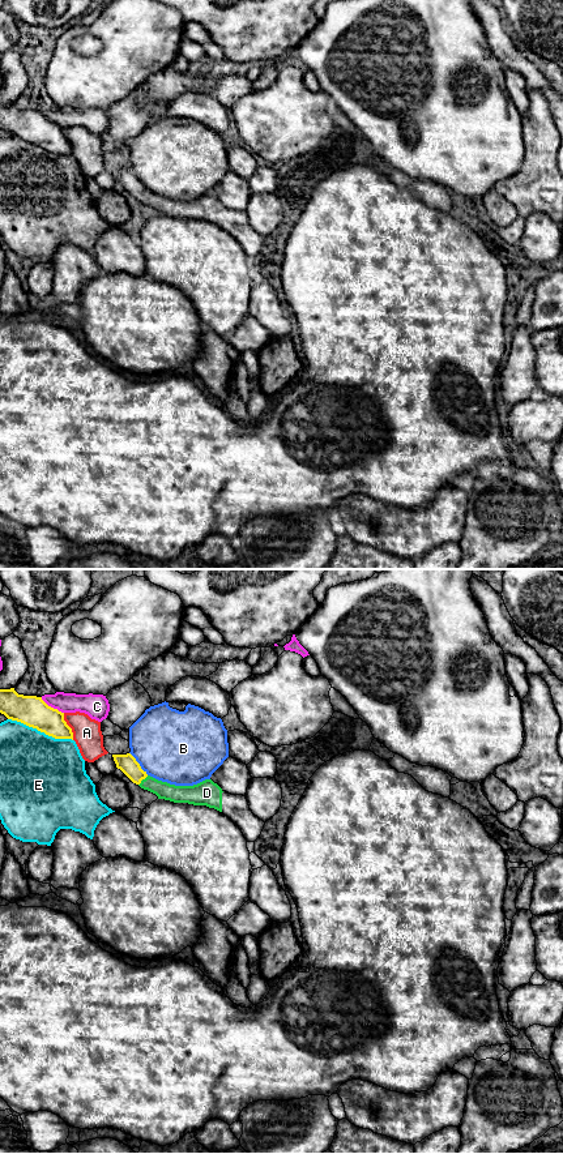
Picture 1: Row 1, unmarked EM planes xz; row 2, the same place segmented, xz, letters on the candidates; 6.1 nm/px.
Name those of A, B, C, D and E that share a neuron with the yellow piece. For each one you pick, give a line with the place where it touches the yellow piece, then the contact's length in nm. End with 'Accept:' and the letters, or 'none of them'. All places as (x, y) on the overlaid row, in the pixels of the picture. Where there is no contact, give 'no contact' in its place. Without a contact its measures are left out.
D: xz (143, 778) | 90 nm
Accept: D

